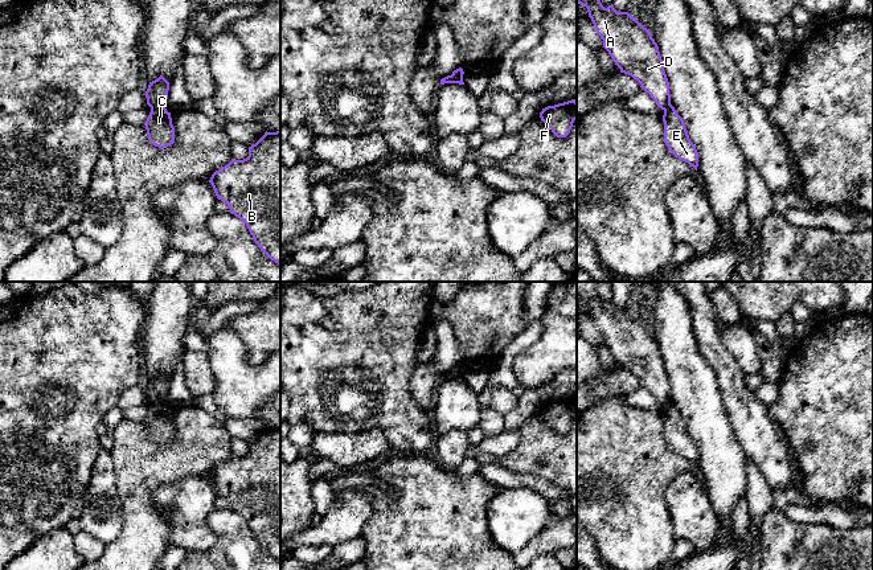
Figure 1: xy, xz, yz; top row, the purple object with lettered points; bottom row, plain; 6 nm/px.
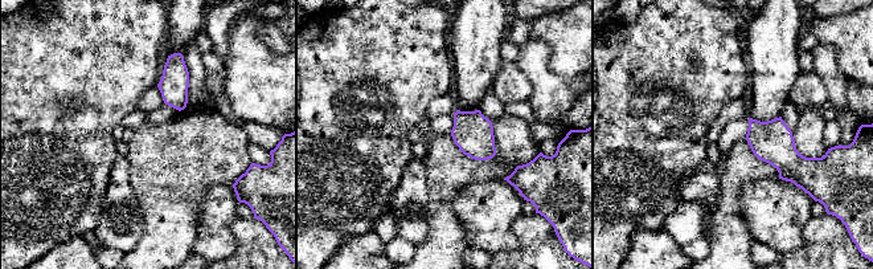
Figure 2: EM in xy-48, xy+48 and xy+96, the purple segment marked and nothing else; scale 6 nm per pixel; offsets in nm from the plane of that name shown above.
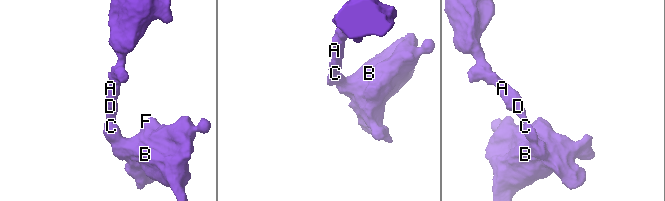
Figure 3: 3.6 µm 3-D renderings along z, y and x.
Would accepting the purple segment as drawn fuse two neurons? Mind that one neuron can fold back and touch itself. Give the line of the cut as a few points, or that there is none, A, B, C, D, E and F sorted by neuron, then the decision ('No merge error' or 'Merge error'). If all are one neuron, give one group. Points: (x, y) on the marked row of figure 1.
Split along xy (151, 106), (164, 109). Groups: A D / B C E F. Merge error

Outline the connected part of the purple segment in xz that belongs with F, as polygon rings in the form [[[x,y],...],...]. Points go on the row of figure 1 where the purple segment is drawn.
[[[577,101],[548,106],[542,108],[540,118],[557,138],[566,138],[577,119]]]

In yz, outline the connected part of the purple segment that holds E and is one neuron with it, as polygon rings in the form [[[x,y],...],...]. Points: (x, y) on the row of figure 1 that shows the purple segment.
[[[671,104],[663,115],[664,122],[664,143],[676,157],[688,163],[697,171],[698,152],[690,142],[685,123]]]

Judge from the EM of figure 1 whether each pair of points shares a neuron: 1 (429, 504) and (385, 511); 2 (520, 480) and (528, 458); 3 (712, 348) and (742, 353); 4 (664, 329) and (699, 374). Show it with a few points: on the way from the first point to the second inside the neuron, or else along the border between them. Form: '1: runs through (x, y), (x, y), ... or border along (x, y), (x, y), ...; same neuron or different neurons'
1: runs through (418, 511), (396, 511); same neuron
2: border along (499, 464), (511, 471), (542, 476), (552, 483); different neurons
3: border along (718, 329), (721, 341), (746, 374); different neurons
4: runs through (675, 340), (683, 359), (688, 364); same neuron

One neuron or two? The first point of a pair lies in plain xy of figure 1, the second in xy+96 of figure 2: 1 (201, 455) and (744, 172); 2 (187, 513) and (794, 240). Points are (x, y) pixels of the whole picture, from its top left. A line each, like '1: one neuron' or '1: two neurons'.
1: one neuron
2: one neuron

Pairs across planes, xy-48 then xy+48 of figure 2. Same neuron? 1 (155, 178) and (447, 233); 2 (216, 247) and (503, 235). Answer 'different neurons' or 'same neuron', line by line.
1: same neuron
2: same neuron

